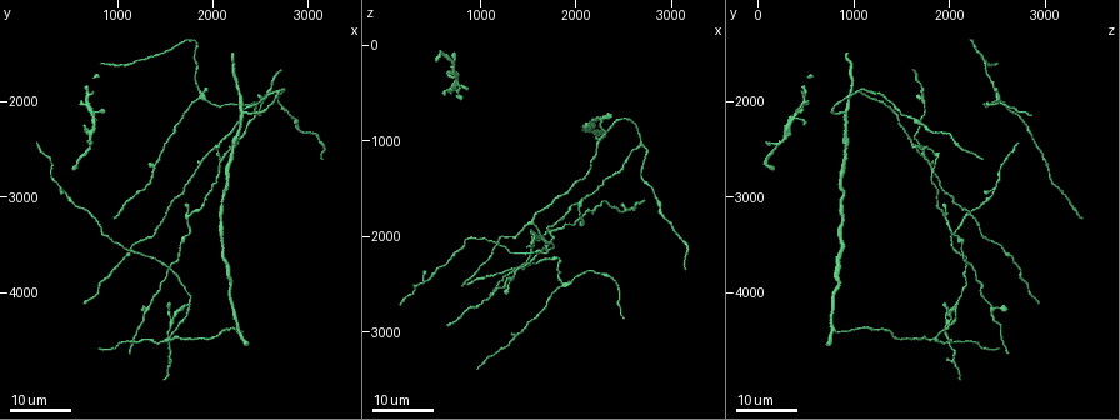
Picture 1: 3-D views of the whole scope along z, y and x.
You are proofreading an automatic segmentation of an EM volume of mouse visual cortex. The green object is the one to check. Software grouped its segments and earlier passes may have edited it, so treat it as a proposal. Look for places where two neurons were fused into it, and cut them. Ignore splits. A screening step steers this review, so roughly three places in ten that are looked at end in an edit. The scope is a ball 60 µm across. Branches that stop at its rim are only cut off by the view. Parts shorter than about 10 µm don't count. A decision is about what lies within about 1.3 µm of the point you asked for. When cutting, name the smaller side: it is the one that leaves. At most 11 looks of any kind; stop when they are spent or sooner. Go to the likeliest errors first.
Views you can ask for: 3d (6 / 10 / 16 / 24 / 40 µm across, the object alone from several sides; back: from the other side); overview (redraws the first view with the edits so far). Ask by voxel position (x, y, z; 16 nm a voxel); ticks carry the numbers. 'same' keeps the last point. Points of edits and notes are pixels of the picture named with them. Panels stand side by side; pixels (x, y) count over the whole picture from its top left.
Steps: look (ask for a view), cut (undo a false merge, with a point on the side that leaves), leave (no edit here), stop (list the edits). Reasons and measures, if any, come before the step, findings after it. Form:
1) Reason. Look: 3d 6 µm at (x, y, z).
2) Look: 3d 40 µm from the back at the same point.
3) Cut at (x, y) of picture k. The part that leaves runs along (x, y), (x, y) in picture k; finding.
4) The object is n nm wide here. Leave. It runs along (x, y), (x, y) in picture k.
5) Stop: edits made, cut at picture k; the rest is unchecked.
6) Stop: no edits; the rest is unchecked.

Look: 3d 16 µm at (2040, 2720, 1780).

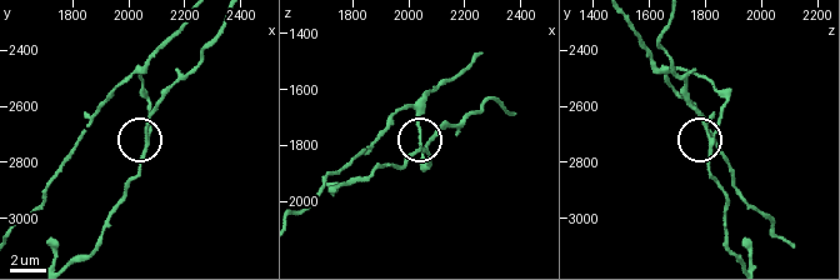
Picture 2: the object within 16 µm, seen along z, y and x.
Look: 3d 6 µm at (2070, 2700, 1810).

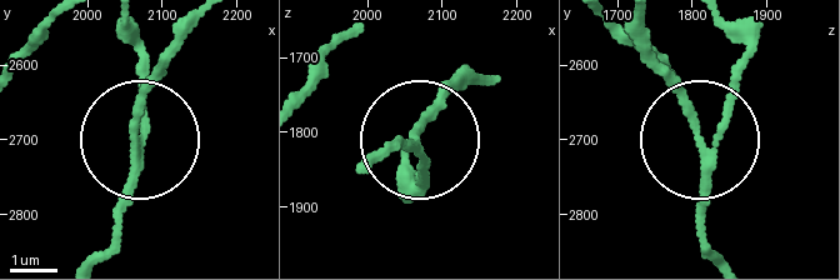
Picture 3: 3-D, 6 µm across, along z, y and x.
3 arms meet here. Cut at (143, 90) of picture 3. The part that leaves runs along (134, 155), (141, 88), (193, 28) in picture 3; a second neuron is stuck on.

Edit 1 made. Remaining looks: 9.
Looks like a crossing. Look: 3d 16 µm at (1880, 1900, 2520).

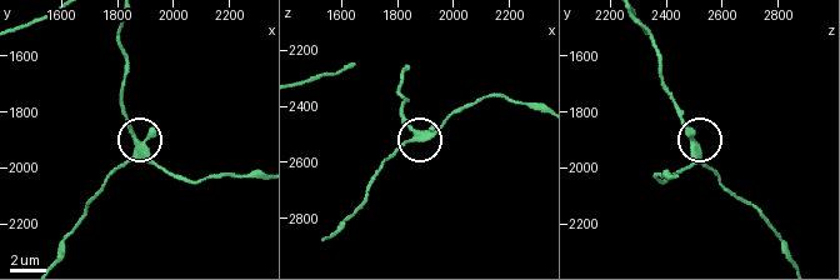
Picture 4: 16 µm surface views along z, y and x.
Look: 3d 6 µm at (1880, 1930, 2510).

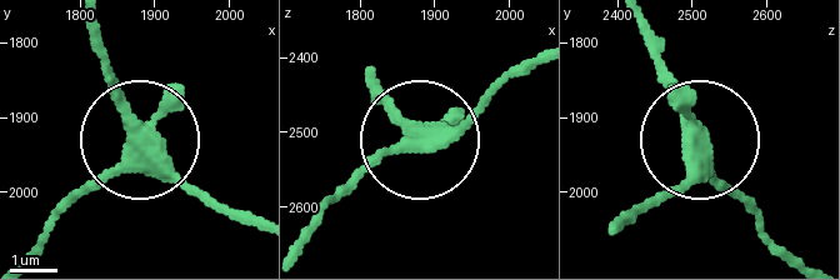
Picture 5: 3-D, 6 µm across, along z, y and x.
4 arms meet here. Leave. All the same neuron.

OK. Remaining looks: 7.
Side arm on a straight run. Look: 3d 24 µm at (1720, 4140, 2040).

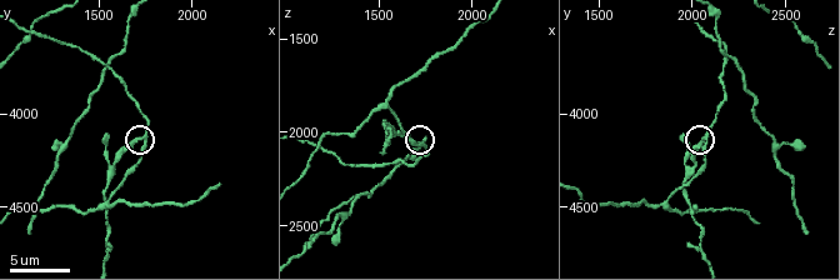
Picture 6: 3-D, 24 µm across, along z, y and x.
Zoom in. Look: 3d 6 µm at (1740, 4120, 2060).

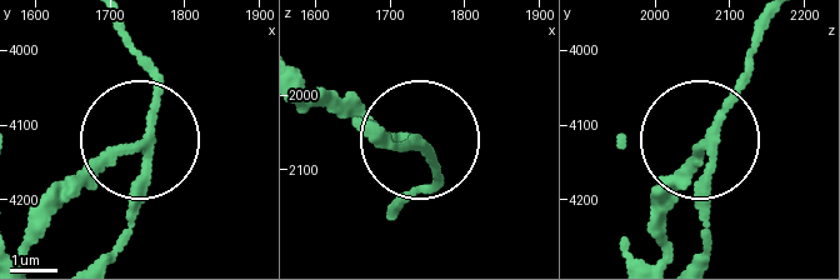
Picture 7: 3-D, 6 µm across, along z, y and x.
Cut at (90, 183) of picture 7. The part that leaves runs along (136, 141), (58, 210), (25, 258) in picture 7; a second neuron is stuck on.

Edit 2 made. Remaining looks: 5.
Look: 3d 16 µm at (2320, 2100, 920).

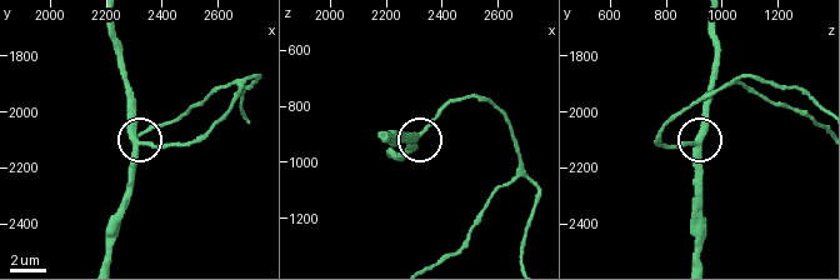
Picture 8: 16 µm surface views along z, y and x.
Look: 3d 10 µm at (2310, 2100, 900).

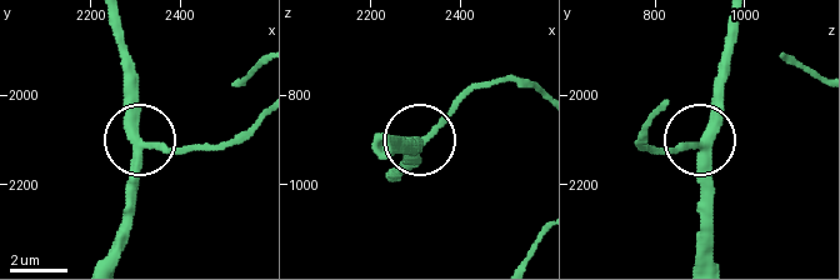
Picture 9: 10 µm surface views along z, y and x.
The side arm is 34 µm long. Leave. It runs along (108, 255), (139, 148), (136, 64) in picture 9; all the same neuron.

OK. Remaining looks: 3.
Look: 3d 16 µm at (2180, 2640, 920).

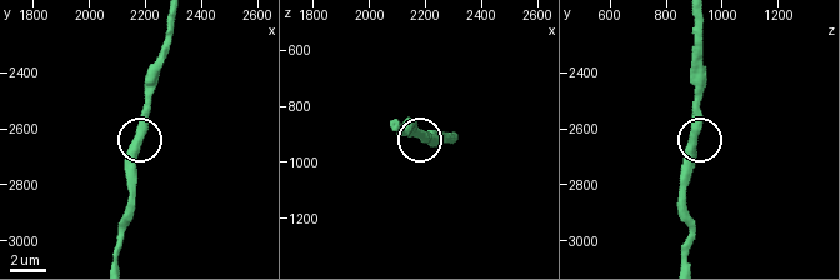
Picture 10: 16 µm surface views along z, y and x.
Zoom in. Look: 3d 6 µm at (2170, 2630, 910).

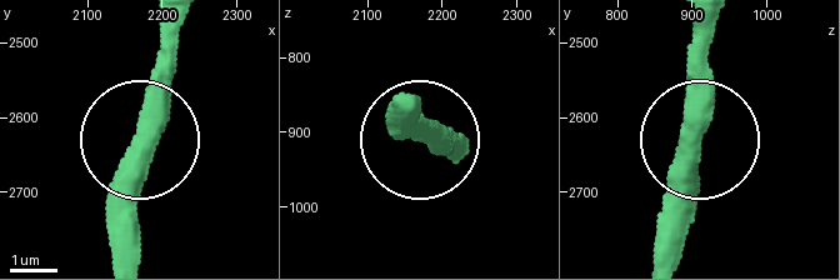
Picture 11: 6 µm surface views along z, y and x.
Leave. It runs along (689, 139), (696, 20) in picture 11; continuous, no second neuron.

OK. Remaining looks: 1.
Stop: edits made, cut at picture 3, cut at picture 7; the rest is unchecked.

